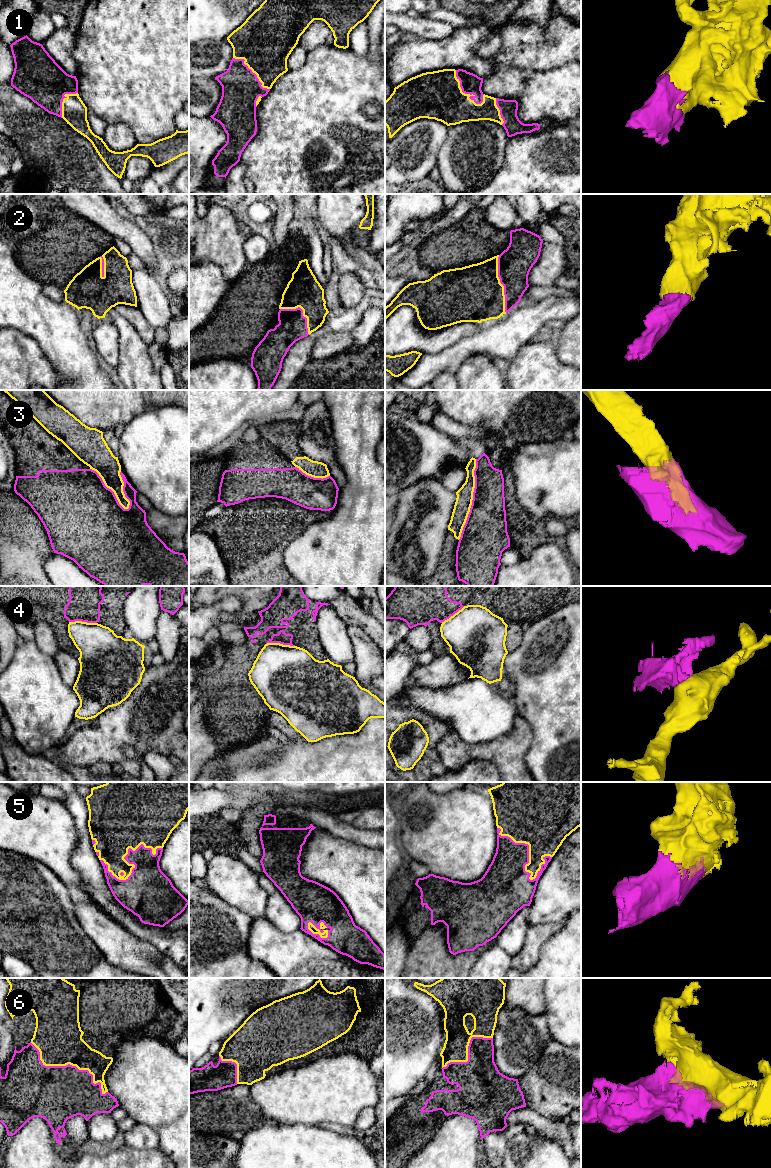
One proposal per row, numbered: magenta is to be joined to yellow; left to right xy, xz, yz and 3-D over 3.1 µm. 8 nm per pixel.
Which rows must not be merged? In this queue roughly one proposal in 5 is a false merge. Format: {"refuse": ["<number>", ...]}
{"refuse": ["3", "4"]}

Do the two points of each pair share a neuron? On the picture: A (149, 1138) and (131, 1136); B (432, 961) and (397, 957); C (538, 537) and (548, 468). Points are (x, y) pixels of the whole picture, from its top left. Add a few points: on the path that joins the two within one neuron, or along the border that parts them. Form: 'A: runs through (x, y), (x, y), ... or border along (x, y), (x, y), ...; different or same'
A: runs through (145, 1137), (135, 1137); same
B: border along (412, 944), (403, 967); different
C: border along (521, 505), (533, 515), (544, 519); different

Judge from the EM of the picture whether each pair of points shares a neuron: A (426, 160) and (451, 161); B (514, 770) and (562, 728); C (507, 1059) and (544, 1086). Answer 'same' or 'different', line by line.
A: different
B: different
C: different

